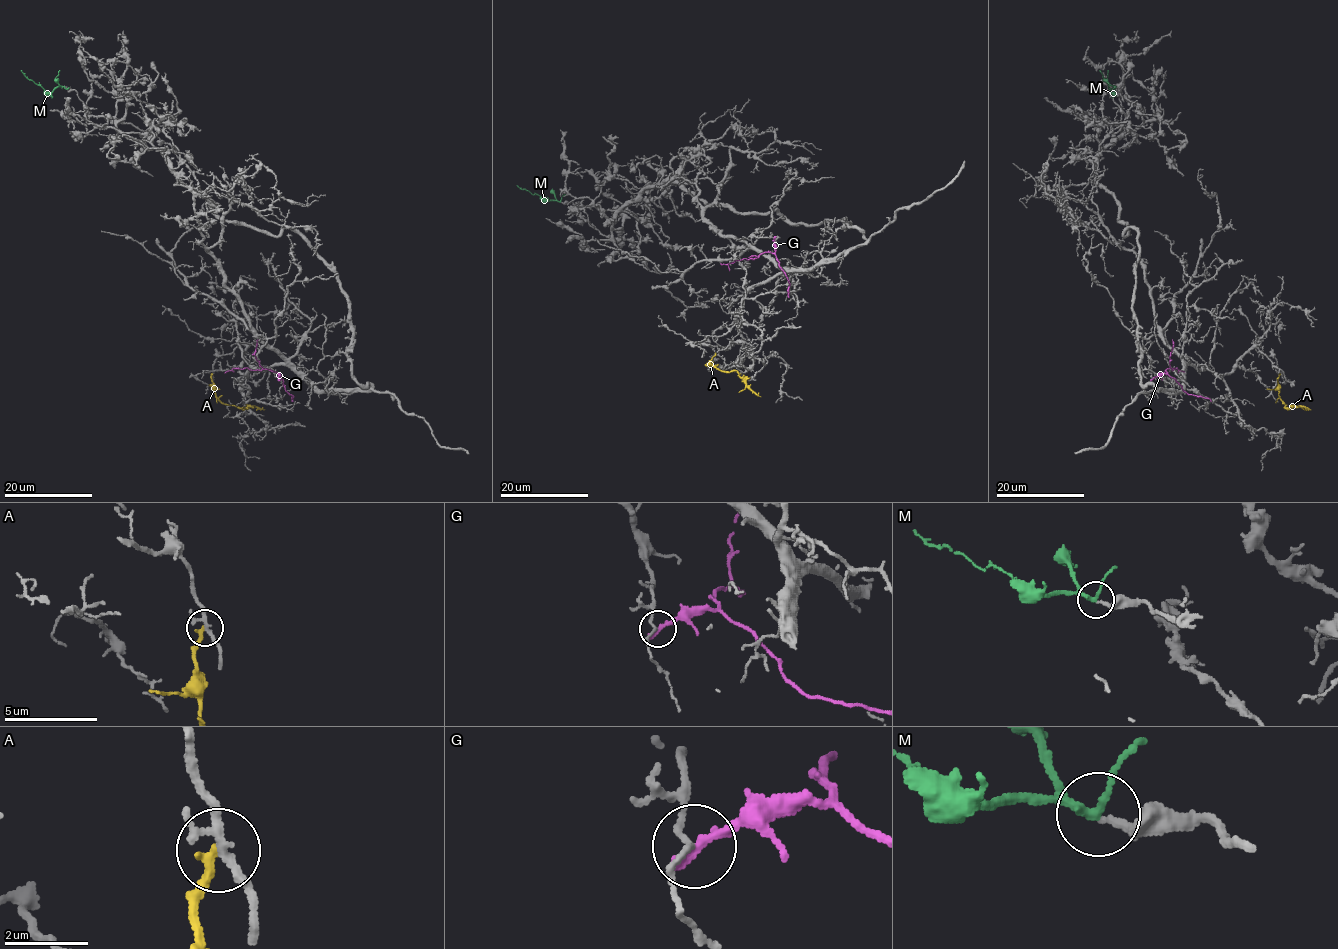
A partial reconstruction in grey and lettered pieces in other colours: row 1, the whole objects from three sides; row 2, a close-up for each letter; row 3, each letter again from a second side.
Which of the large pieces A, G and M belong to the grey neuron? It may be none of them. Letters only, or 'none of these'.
none of these

